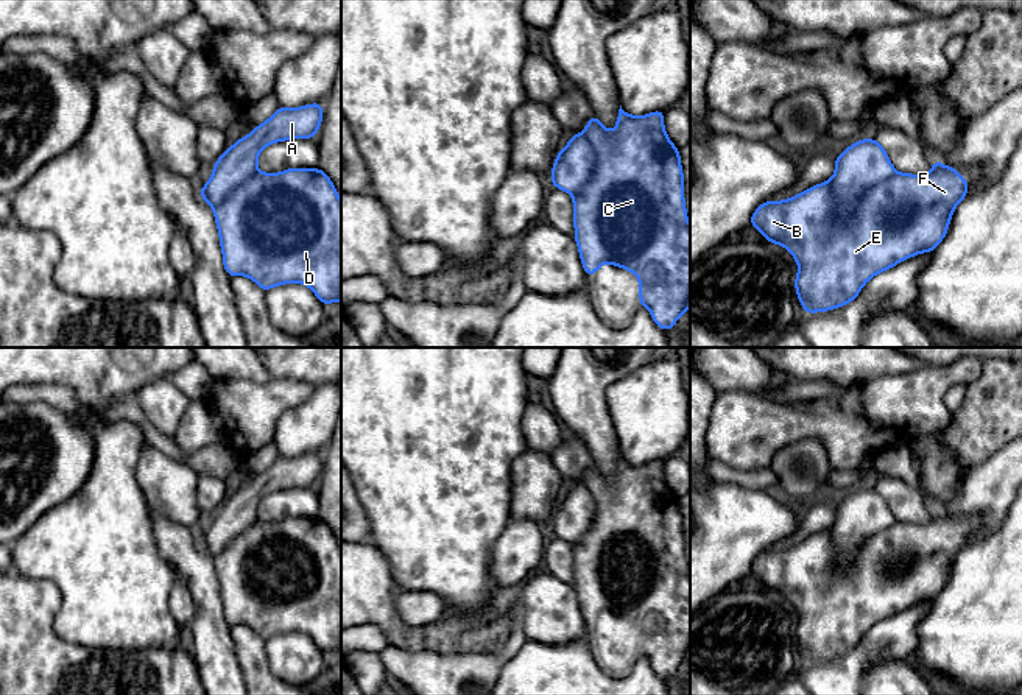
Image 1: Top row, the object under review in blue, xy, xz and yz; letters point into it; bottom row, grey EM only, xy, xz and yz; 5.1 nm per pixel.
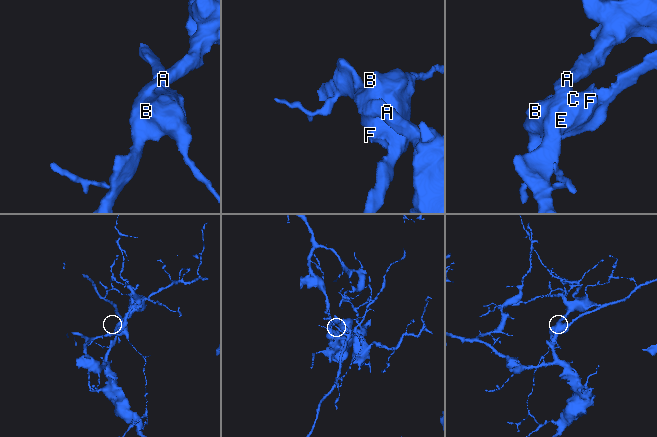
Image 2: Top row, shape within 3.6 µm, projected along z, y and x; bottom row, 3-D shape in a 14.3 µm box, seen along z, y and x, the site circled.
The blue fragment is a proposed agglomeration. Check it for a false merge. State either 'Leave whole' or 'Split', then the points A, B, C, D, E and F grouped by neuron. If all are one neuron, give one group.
Split. Groups: A / B C D E F

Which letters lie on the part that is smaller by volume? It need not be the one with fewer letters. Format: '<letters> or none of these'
B, C, D, E, F

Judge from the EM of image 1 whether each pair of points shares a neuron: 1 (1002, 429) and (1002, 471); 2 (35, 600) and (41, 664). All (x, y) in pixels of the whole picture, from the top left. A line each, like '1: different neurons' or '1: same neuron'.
1: different neurons
2: same neuron

